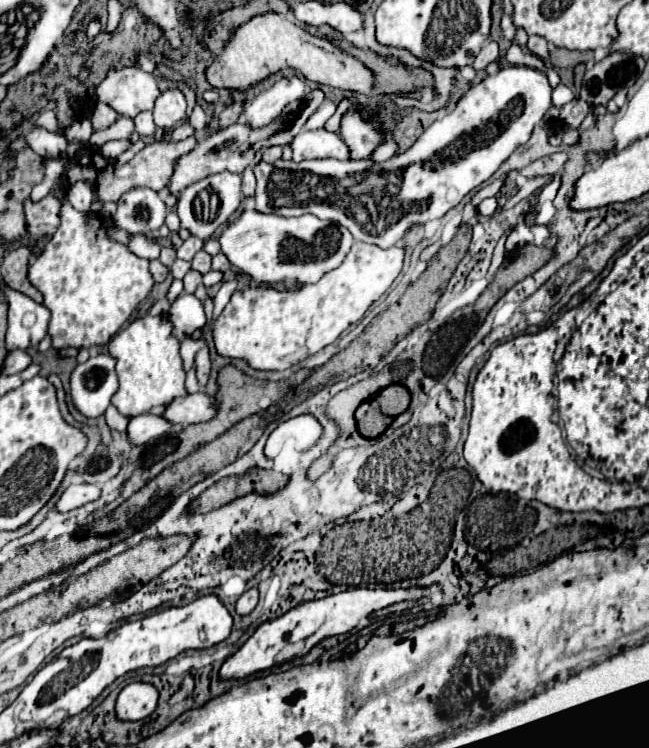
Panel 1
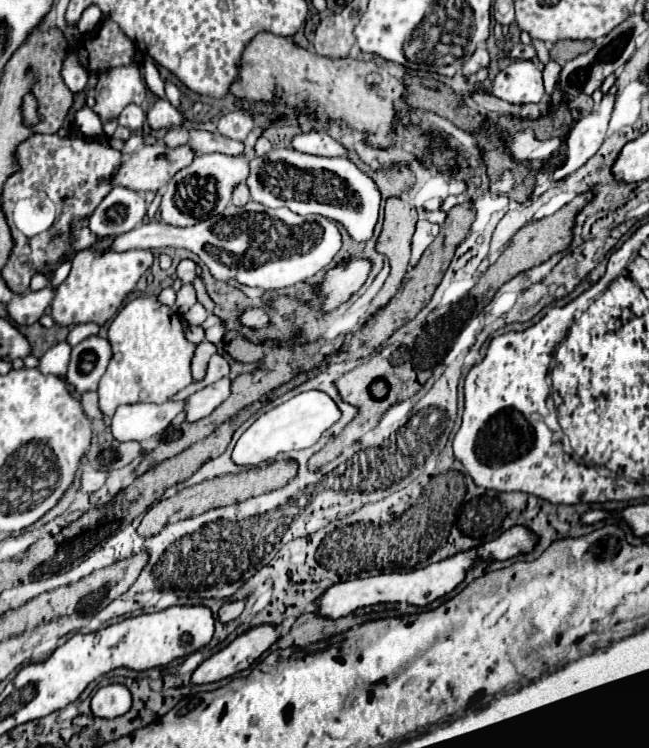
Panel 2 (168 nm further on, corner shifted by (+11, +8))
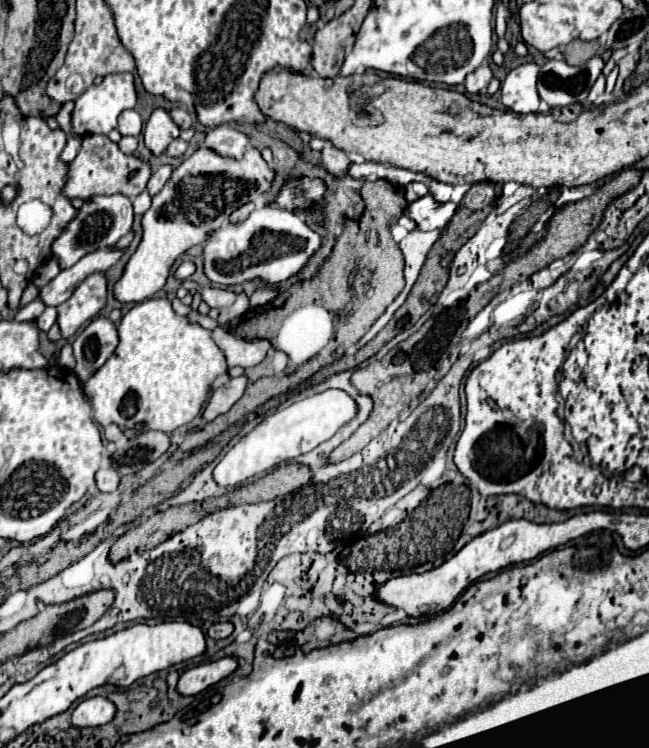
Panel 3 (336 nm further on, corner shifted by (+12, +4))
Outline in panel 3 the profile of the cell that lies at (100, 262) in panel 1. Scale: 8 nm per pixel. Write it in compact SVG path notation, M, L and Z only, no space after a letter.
M92 273L82 285L72 293L68 301L58 307L58 327L62 337L72 337L82 323L98 315L106 303L106 277L102 273Z

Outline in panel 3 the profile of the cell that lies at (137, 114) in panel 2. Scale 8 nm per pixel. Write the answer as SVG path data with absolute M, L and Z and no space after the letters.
M128 109L128 111L120 113L120 117L118 117L118 131L122 135L136 135L138 137L140 131L142 131L142 117L138 115L138 111Z

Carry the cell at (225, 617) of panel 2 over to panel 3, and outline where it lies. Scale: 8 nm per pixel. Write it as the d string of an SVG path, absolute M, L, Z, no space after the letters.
M222 621L222 623L214 623L210 629L208 629L208 637L212 639L226 639L230 637L234 625L230 621Z

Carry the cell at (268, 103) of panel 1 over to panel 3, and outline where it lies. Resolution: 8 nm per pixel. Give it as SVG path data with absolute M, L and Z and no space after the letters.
M228 125L214 127L206 135L208 137L206 137L204 145L208 149L212 149L214 153L220 153L222 157L240 159L246 151L246 145L248 145L248 137L244 133L240 133L238 129L228 127Z

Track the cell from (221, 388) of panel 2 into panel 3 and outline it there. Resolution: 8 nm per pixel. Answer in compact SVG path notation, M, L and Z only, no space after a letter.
M242 375L242 377L230 379L224 387L216 389L204 409L204 421L214 421L218 415L226 413L244 395L246 385L248 385L248 377Z

